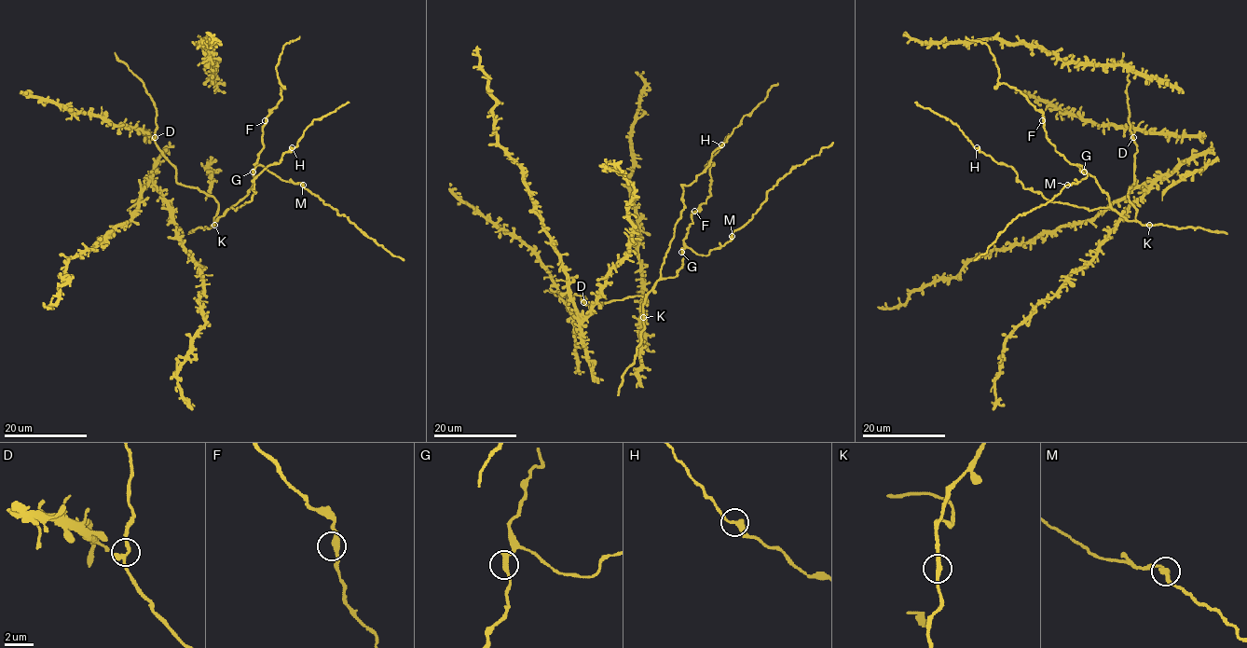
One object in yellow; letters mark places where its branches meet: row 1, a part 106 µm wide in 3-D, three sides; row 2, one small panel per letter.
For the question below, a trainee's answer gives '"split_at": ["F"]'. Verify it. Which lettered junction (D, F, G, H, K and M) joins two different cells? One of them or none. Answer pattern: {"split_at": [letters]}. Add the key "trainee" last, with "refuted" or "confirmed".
{"split_at": [], "trainee": "refuted"}

